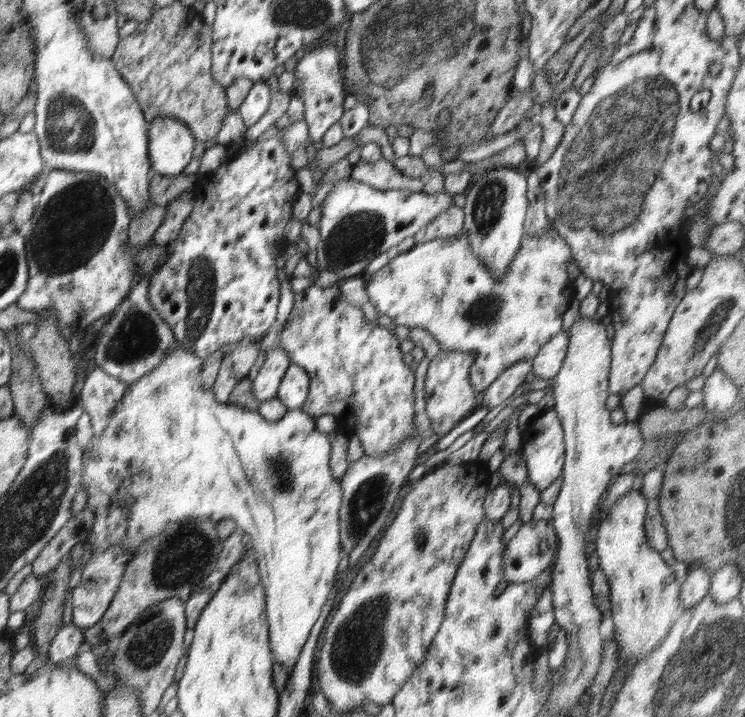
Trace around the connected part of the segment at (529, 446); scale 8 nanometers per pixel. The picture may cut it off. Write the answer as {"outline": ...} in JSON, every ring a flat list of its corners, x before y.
{"outline":[[554,410,532,420,537,426,534,438,522,444,521,457,524,459,529,484,541,492,556,478,560,478,565,461,563,428]]}

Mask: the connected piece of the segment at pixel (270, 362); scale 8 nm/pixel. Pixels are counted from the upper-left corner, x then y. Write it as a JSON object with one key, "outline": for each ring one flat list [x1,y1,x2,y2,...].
{"outline":[[279,346,267,351,266,360,252,381,252,392,258,404,276,397,286,369,292,364,288,353]]}

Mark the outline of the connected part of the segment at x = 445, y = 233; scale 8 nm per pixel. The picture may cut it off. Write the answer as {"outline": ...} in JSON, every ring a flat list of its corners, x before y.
{"outline":[[454,204,447,211,427,222,426,226,422,226,413,236,415,242,423,245,431,240,446,239,449,236,459,235,463,233,464,219,463,209]]}

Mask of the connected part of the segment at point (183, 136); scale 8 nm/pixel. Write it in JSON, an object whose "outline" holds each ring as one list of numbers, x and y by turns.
{"outline":[[153,118,149,127,148,158,157,176,176,176,192,160,197,141,190,129,177,118]]}

